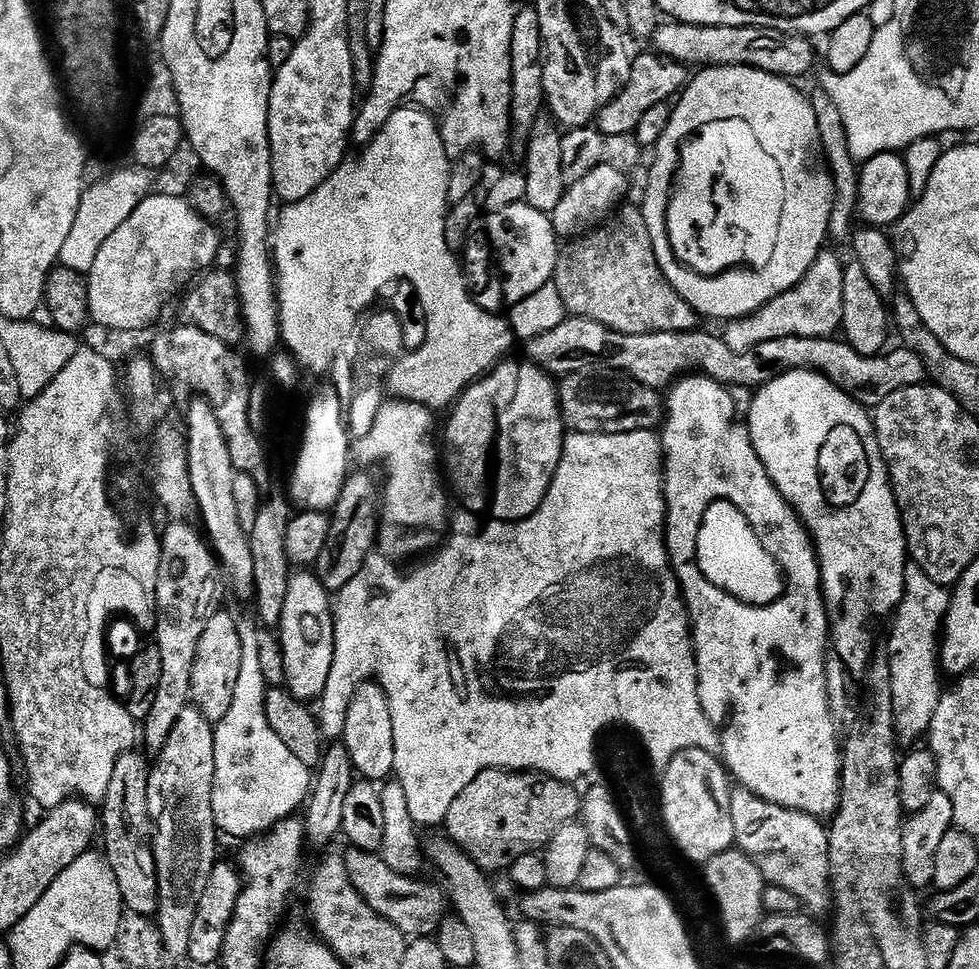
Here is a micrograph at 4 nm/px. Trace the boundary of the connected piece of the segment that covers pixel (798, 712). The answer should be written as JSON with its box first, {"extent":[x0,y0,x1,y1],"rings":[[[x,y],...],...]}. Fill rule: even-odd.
{"extent":[662,374,842,818],"rings":[[[689,374],[673,383],[671,385],[670,391],[666,396],[666,415],[662,421],[662,447],[664,449],[664,546],[668,550],[668,560],[672,563],[672,569],[676,571],[676,580],[680,584],[680,590],[684,598],[684,605],[688,608],[688,618],[692,622],[692,647],[696,649],[696,669],[698,670],[698,698],[702,702],[702,710],[706,714],[706,718],[710,718],[710,722],[716,725],[720,733],[720,751],[719,755],[722,757],[722,763],[725,768],[728,769],[731,779],[735,781],[737,785],[746,790],[750,790],[754,794],[758,794],[762,798],[766,798],[770,802],[774,802],[778,806],[783,808],[793,808],[799,812],[805,812],[811,816],[817,818],[831,818],[835,816],[836,809],[840,807],[840,761],[842,759],[842,740],[841,737],[836,737],[836,720],[832,715],[834,715],[834,709],[832,706],[832,700],[828,697],[828,661],[830,659],[830,625],[828,623],[828,605],[824,603],[824,587],[820,581],[820,560],[816,556],[816,546],[812,543],[812,535],[808,532],[808,527],[800,521],[800,515],[794,511],[790,506],[790,502],[786,502],[786,498],[778,490],[778,486],[774,486],[774,482],[770,478],[770,474],[766,470],[766,466],[762,466],[762,458],[758,458],[758,454],[754,450],[754,442],[750,438],[748,433],[747,423],[743,419],[736,420],[736,404],[732,401],[733,393],[729,391],[725,385],[717,382],[717,380],[711,380],[708,376],[703,374]],[[716,500],[729,500],[746,516],[750,522],[750,526],[753,527],[754,533],[758,536],[758,540],[762,542],[762,546],[769,551],[773,556],[774,560],[777,562],[778,566],[784,573],[784,578],[786,581],[786,591],[784,596],[778,598],[774,601],[772,605],[766,606],[746,606],[738,597],[731,596],[730,593],[722,591],[718,586],[712,585],[711,582],[703,576],[702,571],[696,564],[695,552],[696,543],[698,542],[698,532],[699,528],[702,526],[702,520],[704,512],[707,510],[709,504],[712,504]]]}

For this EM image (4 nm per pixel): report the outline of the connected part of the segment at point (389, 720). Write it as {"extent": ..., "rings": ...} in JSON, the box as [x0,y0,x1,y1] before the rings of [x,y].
{"extent":[342,682,394,782],"rings":[[[364,682],[360,688],[351,693],[348,701],[348,710],[344,714],[344,734],[342,742],[346,750],[350,750],[350,758],[357,773],[368,782],[384,782],[394,773],[394,718],[390,714],[390,702],[388,696],[375,682]]]}

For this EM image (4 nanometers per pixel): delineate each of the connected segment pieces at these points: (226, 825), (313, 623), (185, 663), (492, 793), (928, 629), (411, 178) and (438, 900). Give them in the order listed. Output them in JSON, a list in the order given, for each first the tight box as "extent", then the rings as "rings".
[{"extent":[210,620,314,838],"rings":[[[243,620],[238,623],[238,634],[242,638],[242,671],[238,674],[238,686],[234,686],[234,702],[230,702],[230,710],[226,718],[215,725],[214,734],[214,771],[212,780],[212,809],[210,815],[219,831],[228,836],[244,836],[255,838],[267,833],[280,820],[287,820],[293,815],[296,807],[303,805],[310,795],[314,783],[313,773],[289,748],[270,730],[270,722],[264,709],[264,695],[268,693],[269,681],[264,681],[264,664],[260,661],[260,632],[257,621]]]},{"extent":[280,570,334,702],"rings":[[[296,570],[288,577],[286,606],[282,608],[280,631],[280,652],[284,655],[284,680],[289,692],[305,702],[319,701],[326,690],[326,678],[330,678],[330,666],[334,666],[334,600],[322,586],[315,571]]]},{"extent":[142,522,222,754],"rings":[[[172,522],[172,525],[162,532],[160,542],[154,646],[162,654],[162,678],[158,682],[150,714],[142,721],[142,744],[145,744],[143,747],[152,754],[159,754],[166,746],[166,738],[170,738],[170,730],[174,730],[178,714],[182,714],[182,710],[189,707],[198,642],[202,638],[202,630],[206,630],[206,622],[210,622],[215,612],[222,608],[222,568],[201,529],[197,525],[196,528],[192,522]]]},{"extent":[444,768,582,874],"rings":[[[488,768],[454,798],[444,819],[446,835],[484,872],[495,874],[503,868],[511,869],[515,860],[536,847],[547,846],[561,826],[581,815],[582,796],[572,788],[569,781],[541,772]]]},{"extent":[890,563,950,745],"rings":[[[909,563],[906,570],[906,582],[904,583],[904,597],[895,613],[896,625],[893,626],[892,632],[896,636],[916,636],[916,642],[914,639],[908,638],[904,642],[905,648],[900,644],[891,645],[890,648],[896,734],[901,745],[912,744],[919,736],[921,739],[925,735],[926,725],[934,718],[934,710],[938,710],[938,702],[942,695],[942,687],[940,688],[941,673],[938,671],[938,641],[942,636],[944,618],[948,615],[949,599],[950,592],[947,587],[934,582],[934,578],[930,578],[930,574],[926,574],[926,570],[922,570],[914,563]]]},{"extent":[274,106,566,410],"rings":[[[405,106],[396,109],[390,114],[390,118],[380,127],[376,137],[363,145],[361,154],[357,160],[352,158],[345,159],[344,163],[332,173],[332,177],[325,184],[315,188],[312,193],[301,200],[291,201],[288,208],[280,216],[280,225],[274,228],[274,272],[278,277],[278,303],[280,306],[280,339],[284,346],[288,346],[291,355],[294,357],[297,365],[301,369],[309,368],[312,372],[318,372],[322,378],[330,378],[330,382],[341,394],[348,394],[353,391],[356,380],[356,359],[362,353],[362,317],[373,307],[372,303],[376,300],[376,295],[383,290],[387,284],[392,284],[395,280],[409,280],[416,287],[416,296],[420,299],[420,304],[424,307],[424,316],[428,319],[428,333],[424,336],[424,345],[417,352],[409,351],[401,355],[395,361],[392,368],[392,388],[397,397],[401,400],[408,400],[411,404],[426,404],[433,410],[439,408],[447,409],[460,399],[460,395],[476,383],[481,376],[485,375],[501,358],[507,357],[512,348],[512,332],[521,342],[533,340],[535,336],[546,334],[546,330],[554,330],[566,318],[564,303],[558,294],[555,283],[549,282],[542,286],[530,298],[518,302],[510,310],[512,324],[500,314],[484,312],[476,304],[476,299],[472,297],[470,285],[466,279],[465,269],[458,259],[457,253],[446,246],[446,218],[448,217],[448,187],[450,186],[450,174],[452,173],[452,164],[448,151],[444,149],[444,143],[440,137],[440,130],[436,126],[436,121],[425,109],[419,106]]]},{"extent":[343,847,446,938],"rings":[[[349,847],[347,851],[343,853],[343,857],[350,874],[350,882],[354,882],[354,890],[362,894],[364,901],[379,916],[386,918],[408,938],[428,938],[437,931],[446,917],[446,910],[444,910],[446,892],[443,887],[420,880],[424,878],[405,876],[402,872],[390,870],[390,866],[386,866],[383,858],[375,852],[353,847]]]}]

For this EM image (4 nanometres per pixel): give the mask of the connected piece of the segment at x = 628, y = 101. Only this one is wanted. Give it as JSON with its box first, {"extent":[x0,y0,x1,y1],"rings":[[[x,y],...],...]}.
{"extent":[598,50,690,137],"rings":[[[655,50],[647,51],[633,59],[628,85],[598,113],[598,127],[605,137],[635,133],[638,122],[642,122],[642,118],[651,108],[667,104],[673,98],[679,97],[690,79],[689,69],[685,65],[668,56],[661,56]]]}

